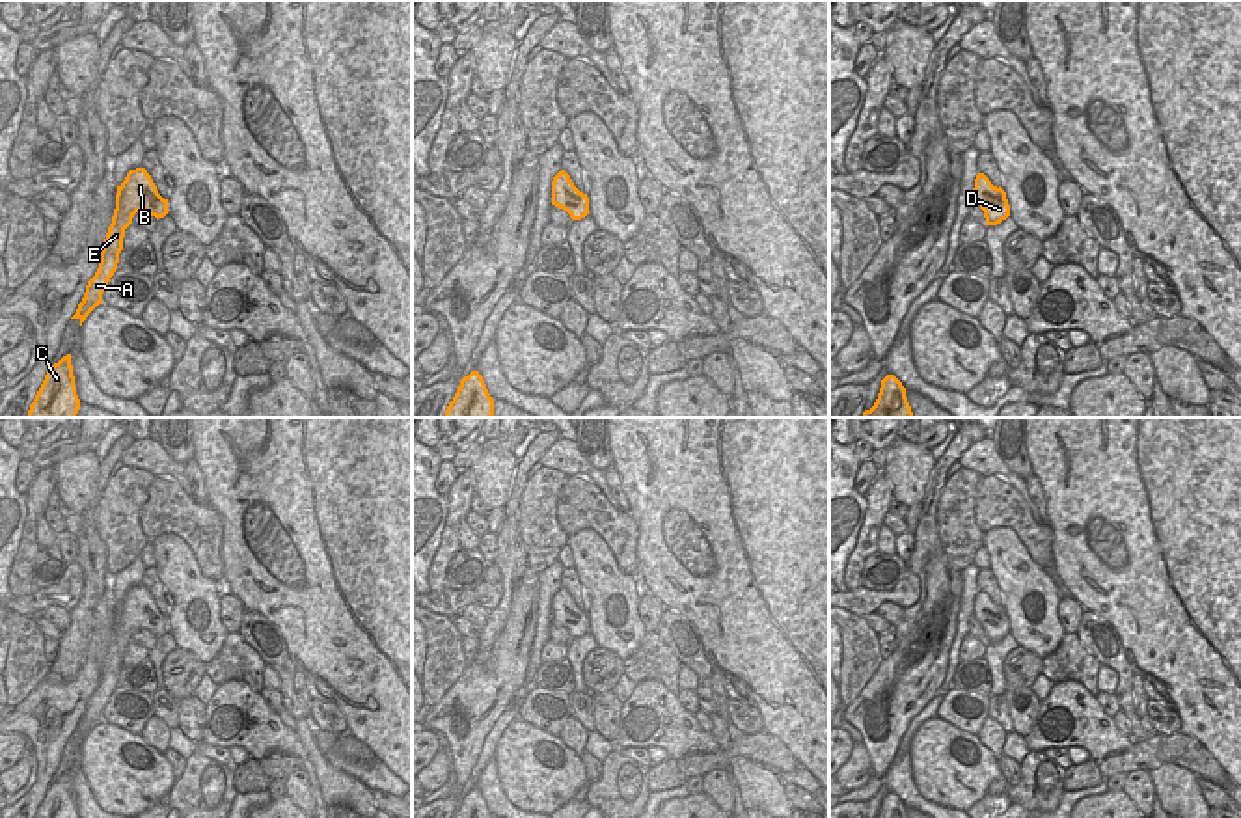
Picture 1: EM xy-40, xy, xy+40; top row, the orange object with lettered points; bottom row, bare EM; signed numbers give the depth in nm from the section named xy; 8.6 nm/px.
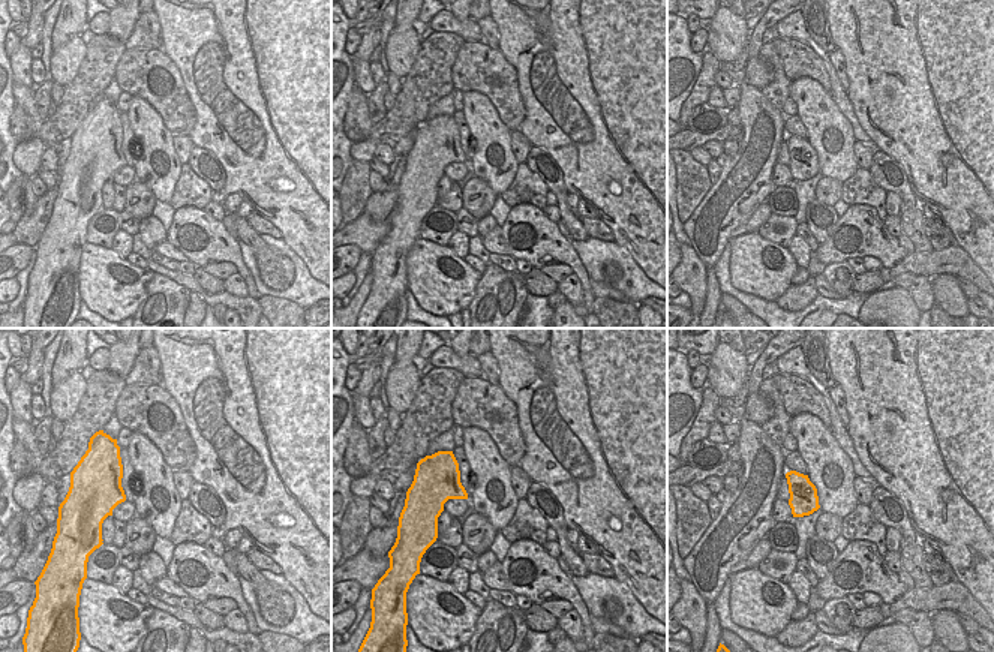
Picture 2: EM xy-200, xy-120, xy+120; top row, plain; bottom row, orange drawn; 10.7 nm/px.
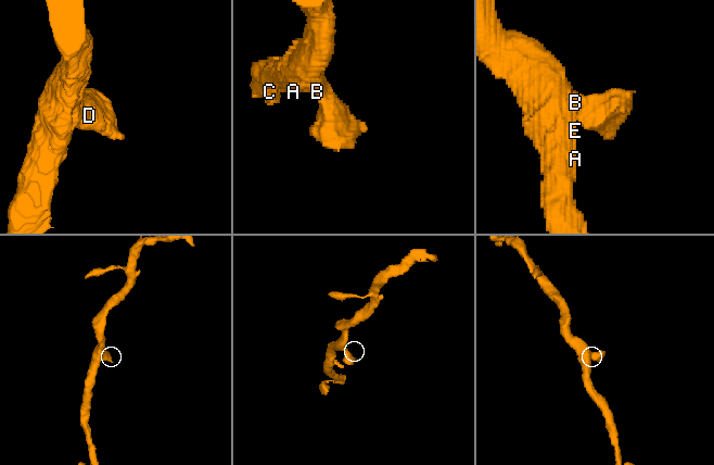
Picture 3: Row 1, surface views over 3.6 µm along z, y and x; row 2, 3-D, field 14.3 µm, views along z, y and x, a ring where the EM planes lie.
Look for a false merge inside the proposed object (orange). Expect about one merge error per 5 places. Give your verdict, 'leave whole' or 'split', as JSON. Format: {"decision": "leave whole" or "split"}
{"decision": "leave whole"}

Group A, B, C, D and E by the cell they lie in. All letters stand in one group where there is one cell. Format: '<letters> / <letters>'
A B C D E

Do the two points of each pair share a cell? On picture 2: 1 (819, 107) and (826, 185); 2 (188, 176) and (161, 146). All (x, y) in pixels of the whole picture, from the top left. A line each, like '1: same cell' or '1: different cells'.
1: different cells
2: different cells

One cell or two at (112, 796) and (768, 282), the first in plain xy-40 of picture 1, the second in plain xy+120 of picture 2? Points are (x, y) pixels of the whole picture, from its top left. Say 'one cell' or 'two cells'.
one cell

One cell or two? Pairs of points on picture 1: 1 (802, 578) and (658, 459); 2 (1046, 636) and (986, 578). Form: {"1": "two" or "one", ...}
{"1": "one", "2": "two"}

